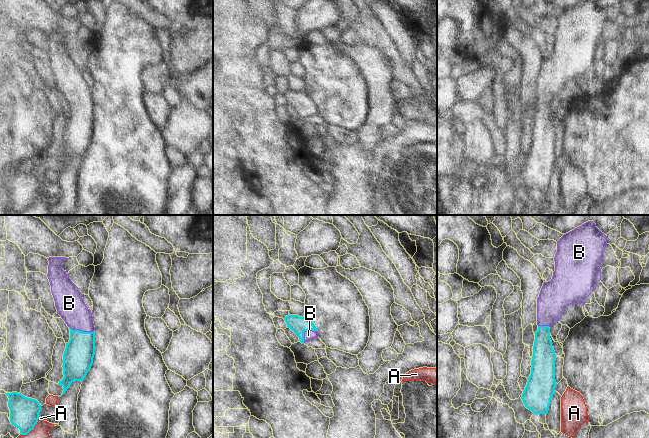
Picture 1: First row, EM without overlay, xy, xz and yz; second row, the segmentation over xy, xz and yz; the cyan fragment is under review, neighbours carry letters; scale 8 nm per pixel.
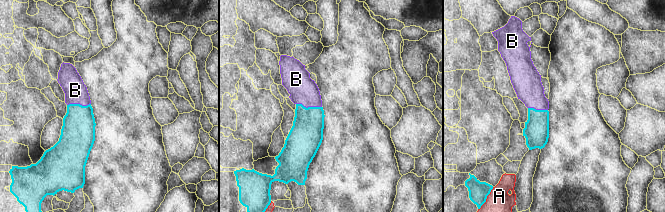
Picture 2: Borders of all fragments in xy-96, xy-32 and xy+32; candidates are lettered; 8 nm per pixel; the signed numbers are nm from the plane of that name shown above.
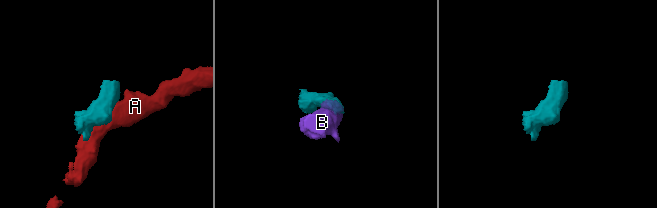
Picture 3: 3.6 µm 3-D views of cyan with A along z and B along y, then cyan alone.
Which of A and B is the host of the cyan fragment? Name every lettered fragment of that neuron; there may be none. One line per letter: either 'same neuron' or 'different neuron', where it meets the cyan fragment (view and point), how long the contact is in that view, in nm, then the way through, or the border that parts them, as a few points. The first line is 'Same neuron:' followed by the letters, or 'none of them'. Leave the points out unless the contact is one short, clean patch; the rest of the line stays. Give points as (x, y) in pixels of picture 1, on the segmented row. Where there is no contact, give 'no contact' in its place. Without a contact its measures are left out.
Same neuron: B
A: different neuron; meets cyan in xy at (32, 429); contact 220 nm long
B: same neuron; meets cyan in xy at (81, 331); contact 200 nm long; runs through xy (78, 356), (81, 348), (81, 331), (80, 320), (69, 303)

